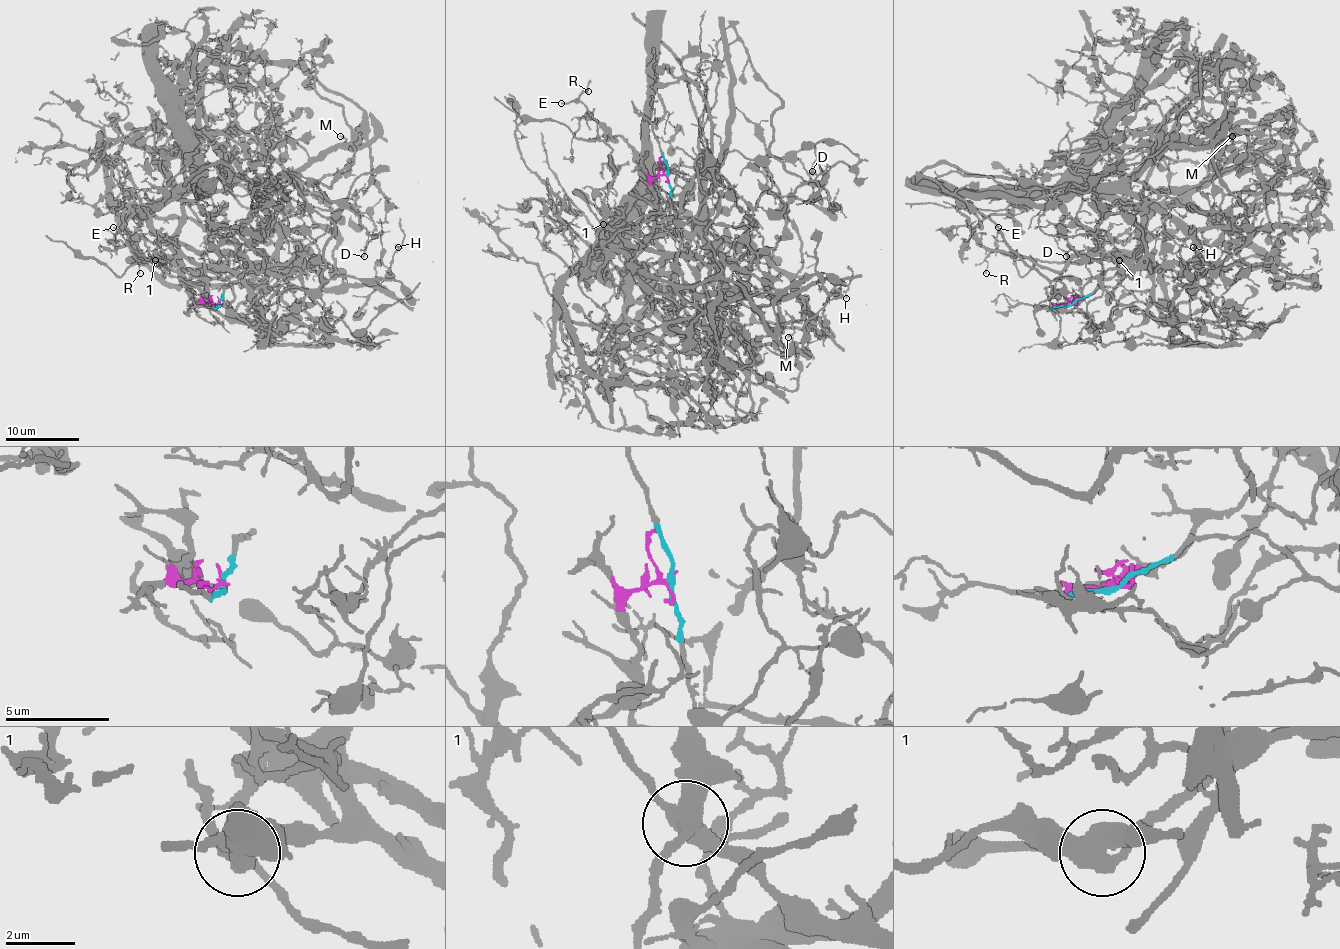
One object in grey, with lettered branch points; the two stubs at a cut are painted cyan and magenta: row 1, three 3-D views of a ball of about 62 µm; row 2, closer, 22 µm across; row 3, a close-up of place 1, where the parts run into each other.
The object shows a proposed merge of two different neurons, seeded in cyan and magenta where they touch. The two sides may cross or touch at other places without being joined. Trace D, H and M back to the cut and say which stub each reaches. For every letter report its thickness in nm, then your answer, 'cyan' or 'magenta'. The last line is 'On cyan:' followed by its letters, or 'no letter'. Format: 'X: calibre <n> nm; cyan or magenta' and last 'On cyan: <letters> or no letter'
D: calibre 160 nm; cyan
H: calibre 110 nm; cyan
M: calibre 190 nm; cyan
On cyan: D, H, M

